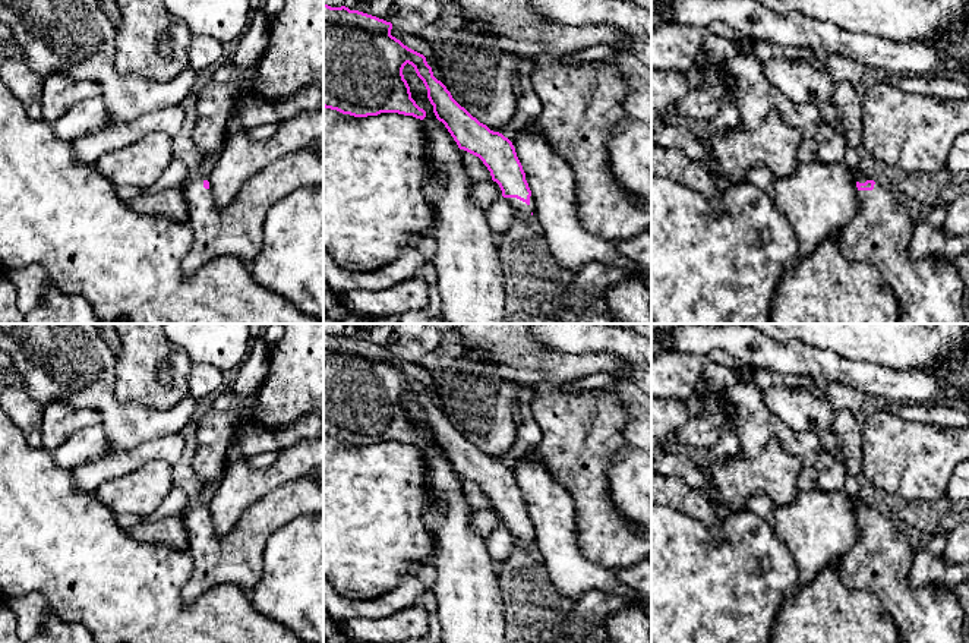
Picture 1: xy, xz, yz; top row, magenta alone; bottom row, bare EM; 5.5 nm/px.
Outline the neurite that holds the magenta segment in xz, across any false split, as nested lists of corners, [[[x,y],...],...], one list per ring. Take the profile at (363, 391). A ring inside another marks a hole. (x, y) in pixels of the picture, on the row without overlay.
[[[323,332],[323,435],[354,445],[398,441],[423,448],[426,439],[411,426],[410,415],[403,403],[404,394],[411,393],[427,417],[436,447],[445,453],[458,476],[483,489],[492,508],[499,513],[502,524],[512,535],[514,543],[536,551],[534,526],[512,470],[502,461],[490,458],[461,435],[446,415],[433,404],[426,385],[392,365],[391,357],[391,350],[376,344],[350,338],[345,334]]]

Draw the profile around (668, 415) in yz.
[[[651,397],[651,453],[682,450],[676,432],[689,420],[684,401]]]

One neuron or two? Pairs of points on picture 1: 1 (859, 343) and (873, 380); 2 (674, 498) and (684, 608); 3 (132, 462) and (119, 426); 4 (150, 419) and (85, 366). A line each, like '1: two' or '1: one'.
1: two
2: two
3: two
4: one

